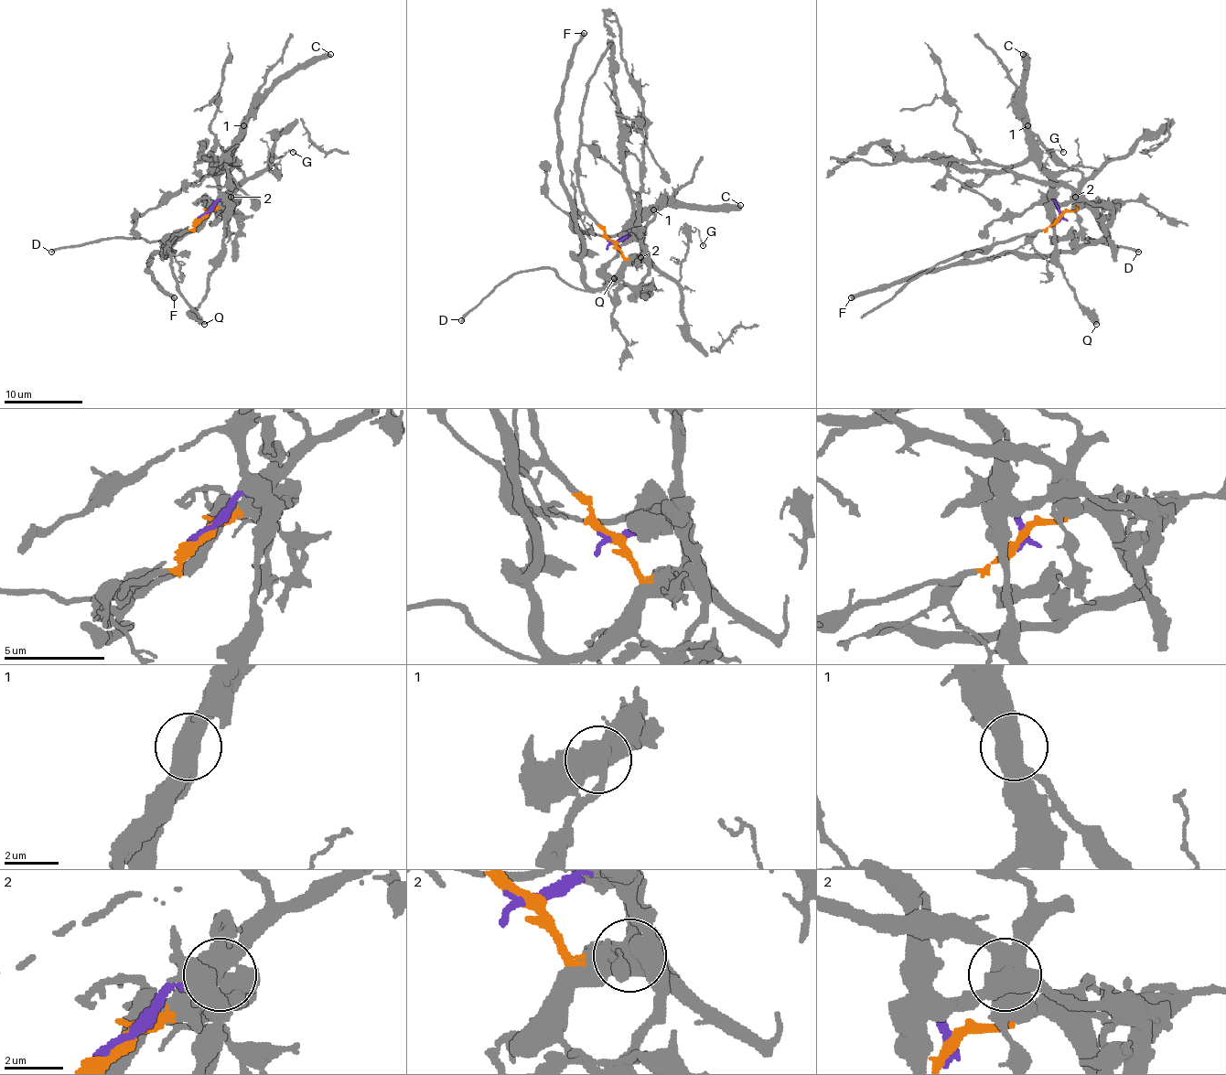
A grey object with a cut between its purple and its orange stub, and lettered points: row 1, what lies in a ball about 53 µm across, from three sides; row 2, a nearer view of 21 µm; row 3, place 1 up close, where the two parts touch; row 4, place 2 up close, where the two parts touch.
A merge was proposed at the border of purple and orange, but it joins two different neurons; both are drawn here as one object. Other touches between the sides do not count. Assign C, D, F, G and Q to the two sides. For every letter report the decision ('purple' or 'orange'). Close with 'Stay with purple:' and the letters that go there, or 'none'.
C: purple
D: orange
F: orange
G: orange
Q: purple
Stay with purple: C, Q

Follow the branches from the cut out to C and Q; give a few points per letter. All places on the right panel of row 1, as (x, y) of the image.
C: (1059, 217), (1051, 196), (1051, 174), (1032, 142), (1024, 107), (1022, 53)
Q: (1059, 217), (1059, 207), (1053, 201), (1049, 207), (1053, 258), (1073, 295), (1097, 324)

